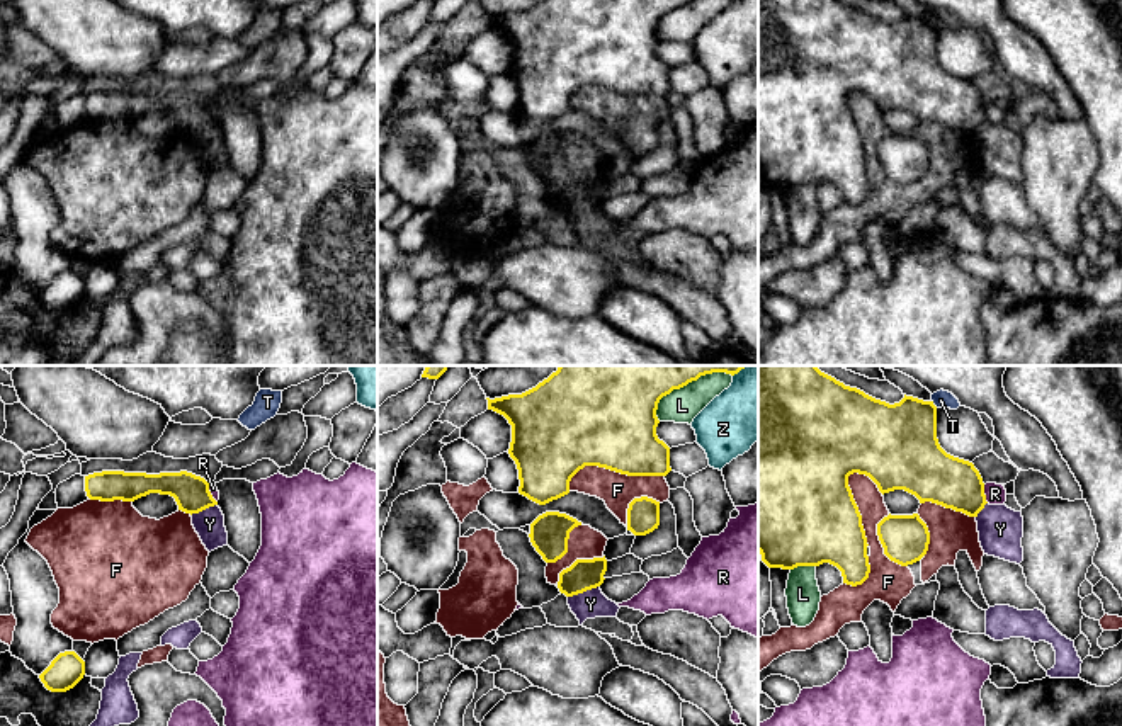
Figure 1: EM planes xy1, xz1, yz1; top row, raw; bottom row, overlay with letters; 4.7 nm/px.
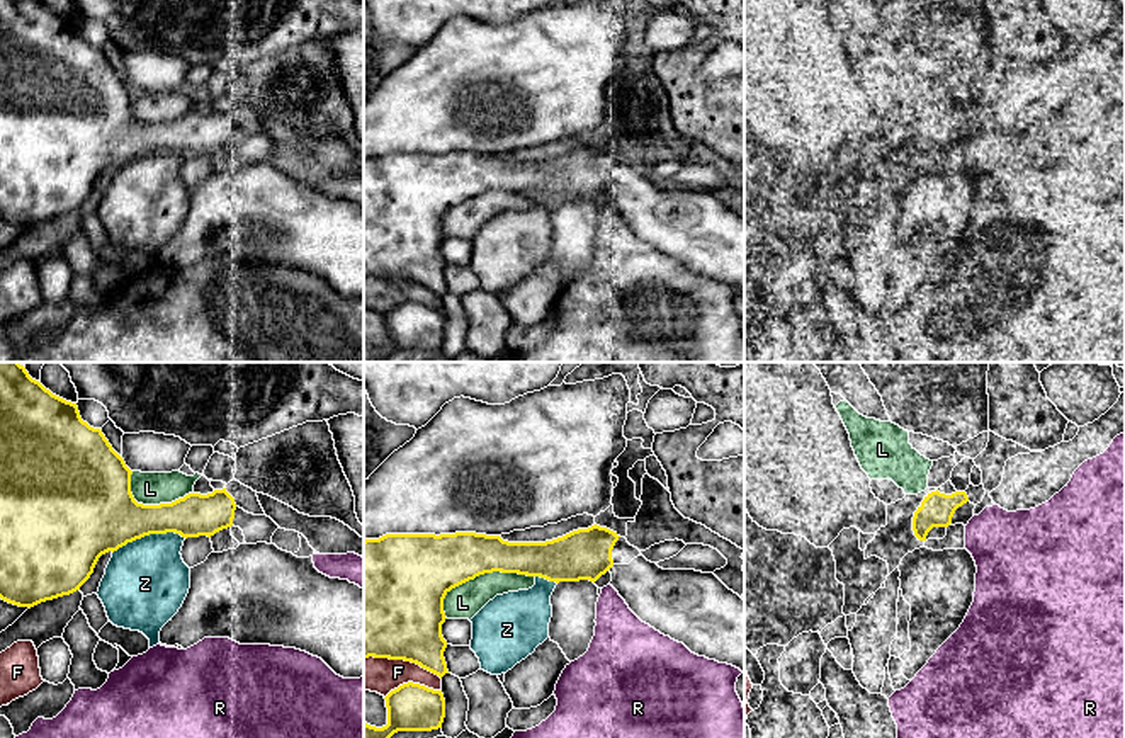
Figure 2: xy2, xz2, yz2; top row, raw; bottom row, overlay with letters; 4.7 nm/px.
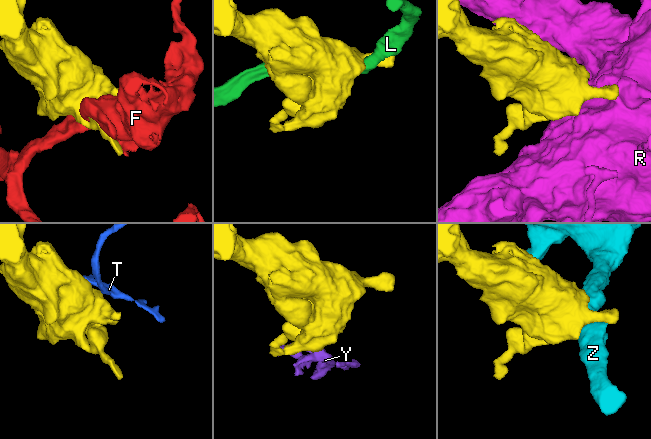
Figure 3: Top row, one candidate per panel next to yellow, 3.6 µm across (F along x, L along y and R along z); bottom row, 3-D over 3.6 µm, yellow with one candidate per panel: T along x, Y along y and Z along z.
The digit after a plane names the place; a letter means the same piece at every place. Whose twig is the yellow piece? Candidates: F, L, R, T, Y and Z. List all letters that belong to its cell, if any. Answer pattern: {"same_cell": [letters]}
{"same_cell": []}

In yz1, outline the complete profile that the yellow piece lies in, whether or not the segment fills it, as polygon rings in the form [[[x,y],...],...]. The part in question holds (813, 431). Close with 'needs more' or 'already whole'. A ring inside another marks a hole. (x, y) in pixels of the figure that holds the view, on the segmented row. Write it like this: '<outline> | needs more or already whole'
[[[758,366],[758,553],[768,568],[794,570],[797,566],[819,566],[830,563],[842,571],[843,583],[847,585],[857,587],[869,578],[869,544],[862,525],[862,515],[848,486],[848,476],[853,473],[869,476],[882,495],[894,490],[904,490],[915,495],[920,503],[932,502],[969,517],[978,517],[988,503],[983,478],[974,464],[954,457],[940,447],[937,439],[937,406],[933,401],[923,401],[904,394],[899,403],[889,405],[857,388],[845,386],[835,377],[821,372],[816,366]]] | already whole

